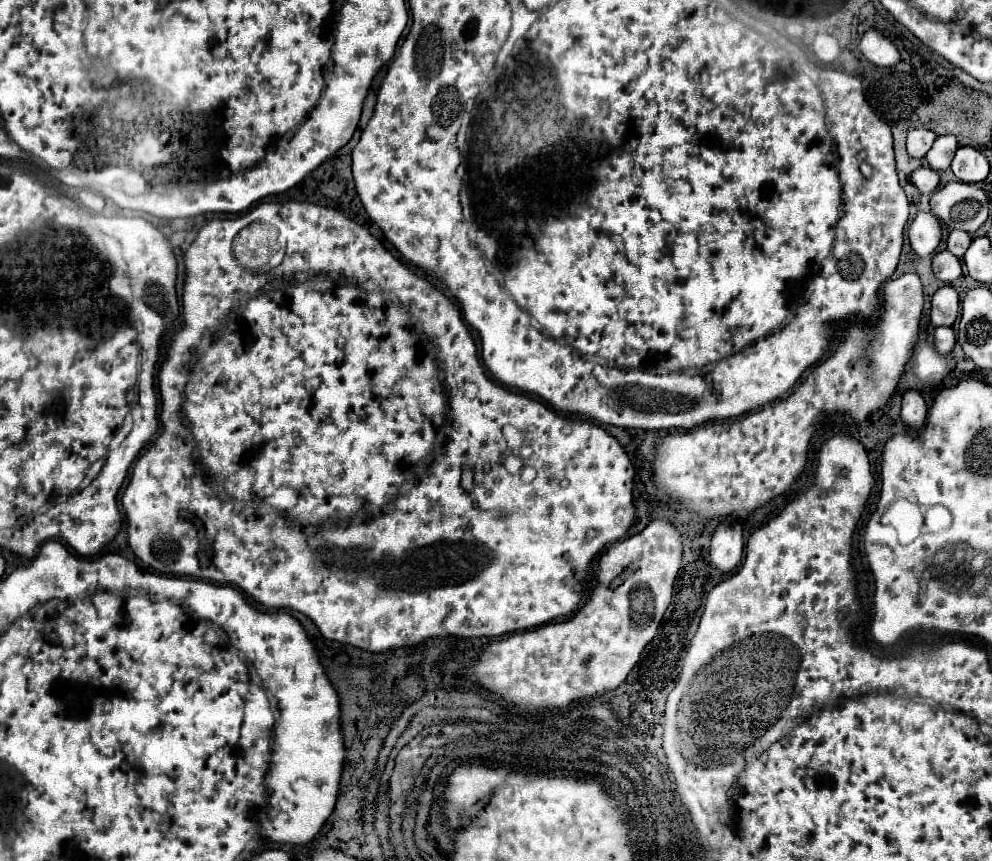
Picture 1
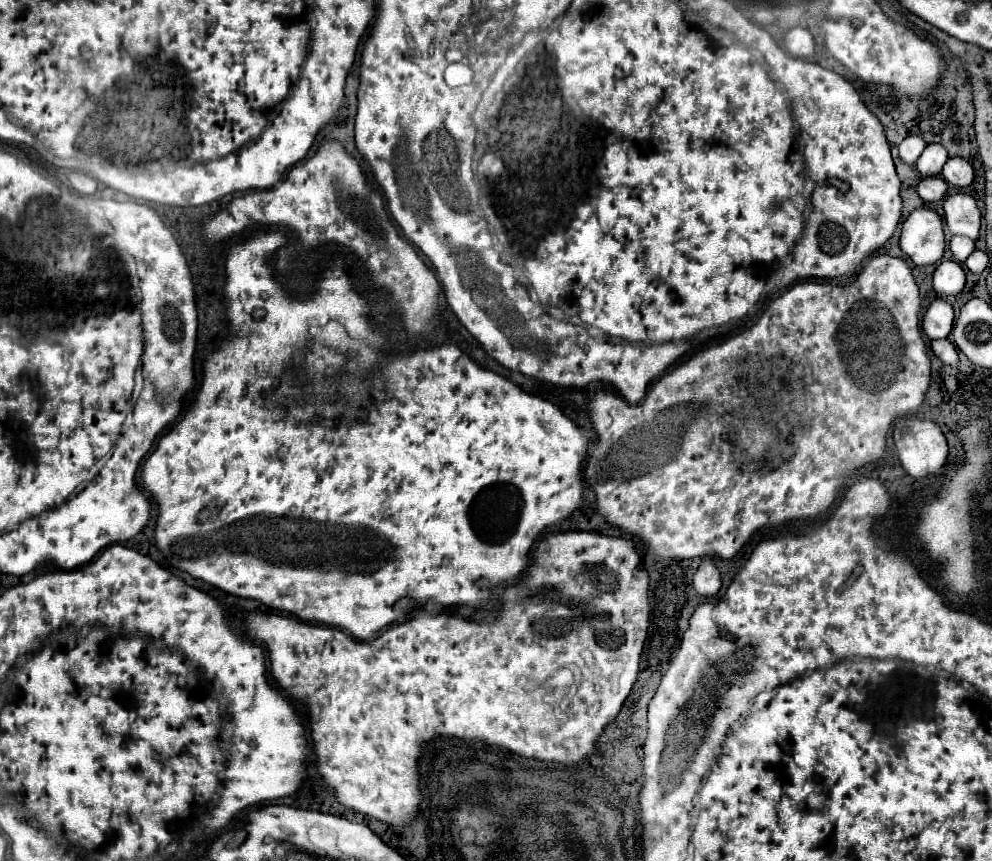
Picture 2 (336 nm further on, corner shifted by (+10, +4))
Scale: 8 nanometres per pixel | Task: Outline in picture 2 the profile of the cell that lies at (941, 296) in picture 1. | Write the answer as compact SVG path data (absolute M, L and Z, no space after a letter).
M934 299L922 317L922 329L928 335L928 339L944 339L952 329L952 321L952 305L944 299Z

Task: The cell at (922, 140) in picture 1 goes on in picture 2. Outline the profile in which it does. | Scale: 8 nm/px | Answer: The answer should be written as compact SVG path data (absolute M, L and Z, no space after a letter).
M908 135L908 137L898 145L898 149L900 149L900 159L906 161L906 163L916 163L916 159L918 159L920 153L924 151L924 147L926 147L924 139L920 139L920 137L916 137L916 135Z

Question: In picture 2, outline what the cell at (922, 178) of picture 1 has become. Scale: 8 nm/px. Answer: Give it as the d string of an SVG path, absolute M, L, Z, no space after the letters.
M922 177L918 181L918 195L926 201L926 203L932 203L932 201L938 201L946 195L946 189L948 189L948 183L942 179L942 177Z

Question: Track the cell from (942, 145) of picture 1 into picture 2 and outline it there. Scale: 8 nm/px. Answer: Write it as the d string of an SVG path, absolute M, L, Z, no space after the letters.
M926 145L926 149L922 151L922 155L916 161L918 171L922 173L922 177L930 177L930 175L940 175L944 163L948 159L948 153L942 145Z

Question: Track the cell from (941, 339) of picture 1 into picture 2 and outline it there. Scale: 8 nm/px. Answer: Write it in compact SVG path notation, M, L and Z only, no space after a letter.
M948 339L932 341L932 351L946 365L956 365L958 363L958 351L956 351L956 347Z

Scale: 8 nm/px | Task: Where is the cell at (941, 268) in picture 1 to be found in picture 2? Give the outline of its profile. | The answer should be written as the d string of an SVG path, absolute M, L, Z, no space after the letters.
M942 261L934 271L934 289L940 295L958 295L964 283L964 269L956 261Z

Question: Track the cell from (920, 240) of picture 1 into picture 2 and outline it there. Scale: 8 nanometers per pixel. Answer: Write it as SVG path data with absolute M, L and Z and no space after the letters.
M922 207L908 215L902 223L900 249L916 263L916 265L932 265L940 261L944 255L944 231L942 219L936 211Z

